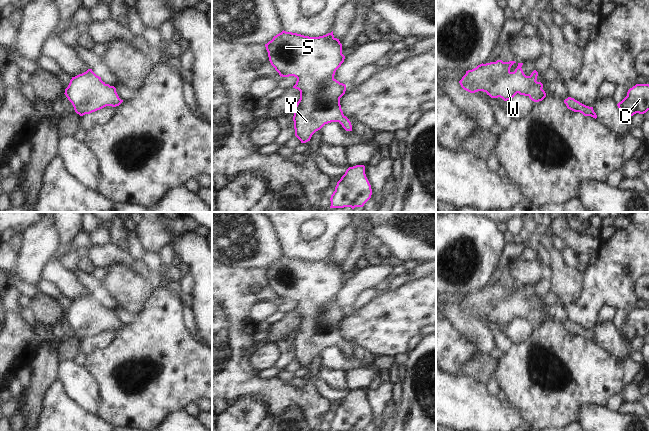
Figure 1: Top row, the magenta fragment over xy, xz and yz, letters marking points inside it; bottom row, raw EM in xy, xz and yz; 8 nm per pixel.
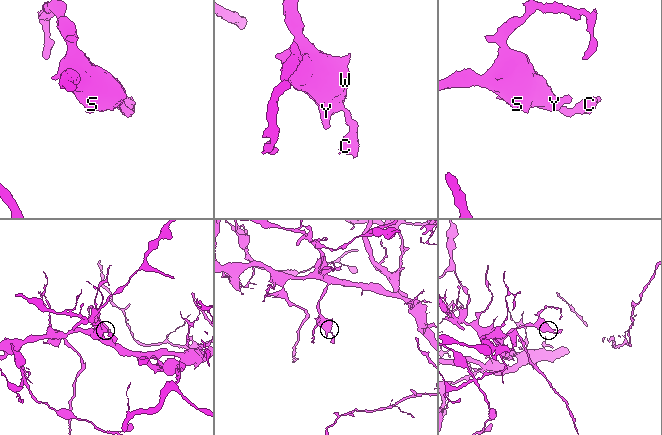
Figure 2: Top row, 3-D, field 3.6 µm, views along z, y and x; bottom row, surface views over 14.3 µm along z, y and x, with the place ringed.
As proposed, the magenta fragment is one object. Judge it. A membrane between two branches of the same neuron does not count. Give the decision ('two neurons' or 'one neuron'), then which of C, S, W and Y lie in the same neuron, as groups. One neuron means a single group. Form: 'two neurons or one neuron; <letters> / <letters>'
one neuron; C S W Y

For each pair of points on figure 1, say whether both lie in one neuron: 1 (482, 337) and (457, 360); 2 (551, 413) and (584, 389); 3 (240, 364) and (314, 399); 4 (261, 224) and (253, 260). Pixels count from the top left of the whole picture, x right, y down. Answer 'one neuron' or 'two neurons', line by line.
1: two neurons
2: one neuron
3: one neuron
4: one neuron

